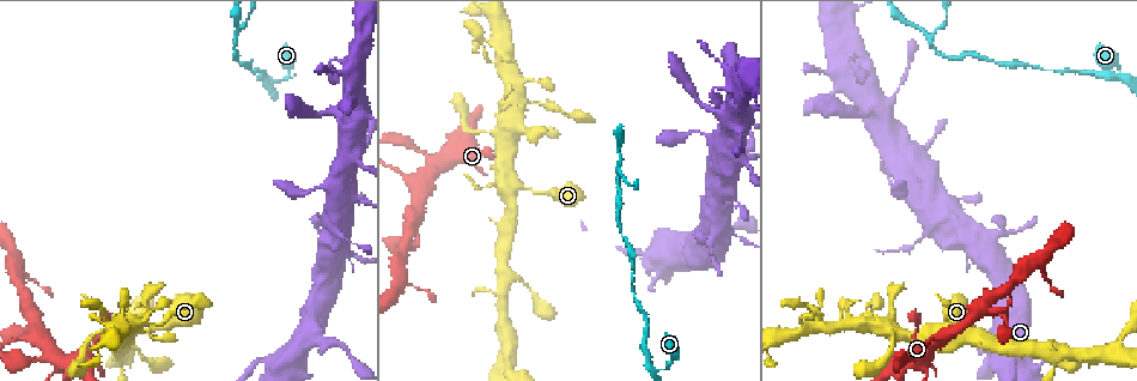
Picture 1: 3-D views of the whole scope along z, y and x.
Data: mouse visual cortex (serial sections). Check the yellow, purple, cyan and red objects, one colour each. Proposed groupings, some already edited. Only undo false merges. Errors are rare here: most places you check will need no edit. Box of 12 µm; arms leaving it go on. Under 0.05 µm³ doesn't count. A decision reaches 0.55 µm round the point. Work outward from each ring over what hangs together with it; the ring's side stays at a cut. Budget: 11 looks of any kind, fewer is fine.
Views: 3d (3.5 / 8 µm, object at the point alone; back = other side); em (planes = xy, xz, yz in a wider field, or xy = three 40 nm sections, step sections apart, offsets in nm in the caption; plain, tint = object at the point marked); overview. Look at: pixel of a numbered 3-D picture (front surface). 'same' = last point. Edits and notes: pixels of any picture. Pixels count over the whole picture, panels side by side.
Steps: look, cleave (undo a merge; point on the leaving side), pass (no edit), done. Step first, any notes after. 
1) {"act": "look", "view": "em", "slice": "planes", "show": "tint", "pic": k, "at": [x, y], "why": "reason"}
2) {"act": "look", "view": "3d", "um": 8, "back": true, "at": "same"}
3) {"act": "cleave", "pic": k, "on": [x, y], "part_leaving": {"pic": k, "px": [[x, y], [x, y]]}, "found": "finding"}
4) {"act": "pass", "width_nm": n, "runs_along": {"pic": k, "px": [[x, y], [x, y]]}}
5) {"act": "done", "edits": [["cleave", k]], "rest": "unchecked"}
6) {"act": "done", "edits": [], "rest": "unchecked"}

{"act": "look", "view": "3d", "um": 8, "pic": 1, "at": [510, 189]}

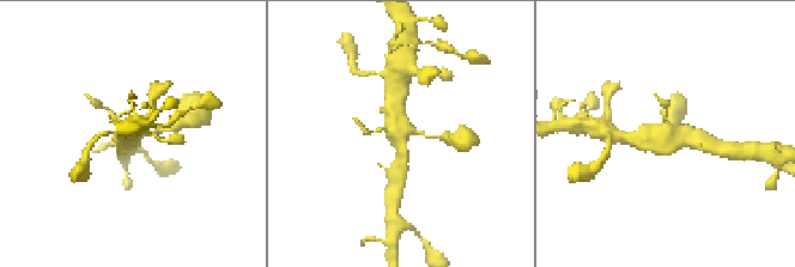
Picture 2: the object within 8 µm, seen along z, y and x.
{"act": "look", "view": "3d", "um": 3.5, "back": true, "pic": 2, "at": [401, 131]}

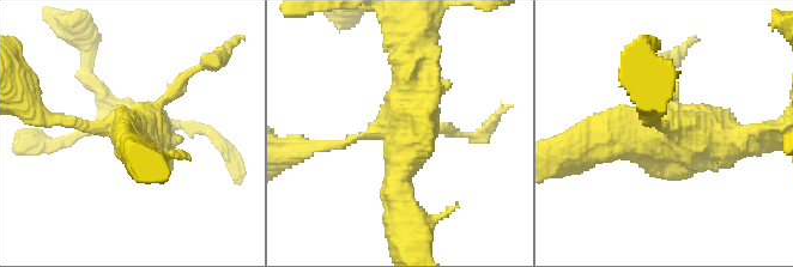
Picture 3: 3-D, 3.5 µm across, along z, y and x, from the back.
{"act": "pass", "runs_along": {"pic": 3, "px": [[327, 145], [404, 135], [400, 206]]}, "found": "one cell here"}

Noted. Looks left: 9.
{"act": "look", "view": "3d", "um": 3.5, "pic": 1, "at": [502, 274], "why": "small branch off a trunk"}

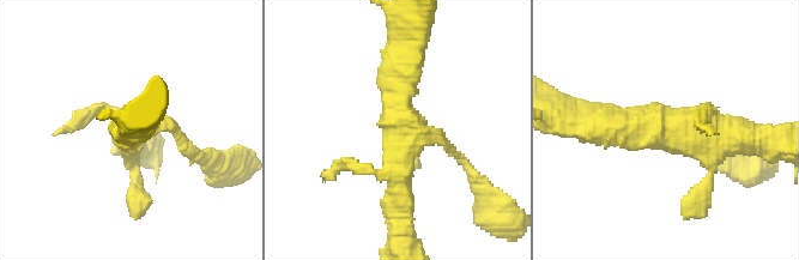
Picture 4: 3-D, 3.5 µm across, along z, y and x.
{"act": "look", "view": "em", "slice": "xy", "step": 2, "show": "tint", "pic": 4, "at": [663, 127], "why": "shape alone is not enough"}

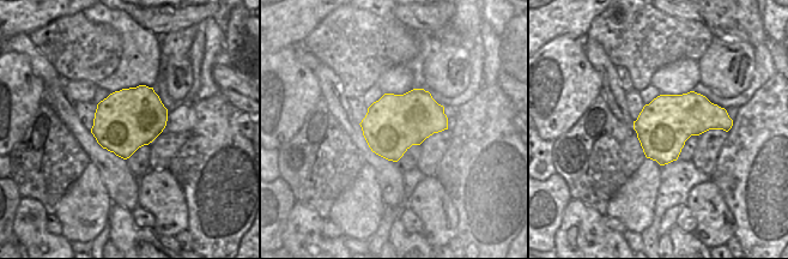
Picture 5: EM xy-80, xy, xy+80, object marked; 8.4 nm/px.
{"act": "pass", "width_nm": 480, "runs_along": {"pic": 4, "px": [[583, 127], [709, 127], [746, 134]]}, "found": "one cell here"}

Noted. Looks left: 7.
{"act": "look", "view": "3d", "um": 3.5, "pic": 1, "at": [1111, 352]}

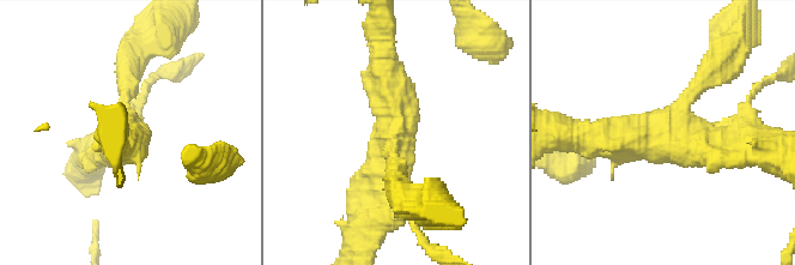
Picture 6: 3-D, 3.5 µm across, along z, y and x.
{"act": "look", "view": "em", "slice": "xy", "step": 2, "show": "tint", "pic": 6, "at": [395, 134], "arms": 3, "arm_widths_nm": [250, 400, 400], "why": "need the tissue"}

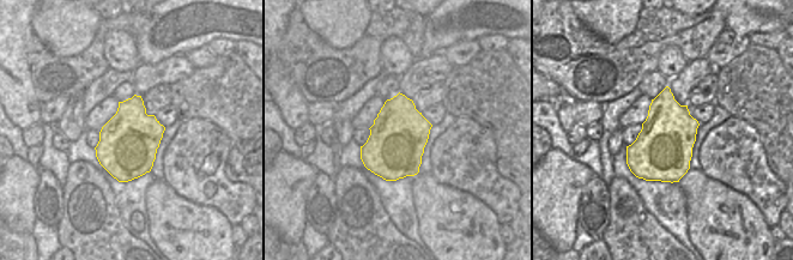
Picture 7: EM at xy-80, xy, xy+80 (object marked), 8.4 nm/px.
{"act": "pass", "runs_along": {"pic": 6, "px": [[588, 134], [662, 138], [714, 67]]}, "found": "continuous, no second cell"}

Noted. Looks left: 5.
{"act": "look", "view": "3d", "um": 3.5, "pic": 1, "at": [413, 223], "why": "abrupt turn"}

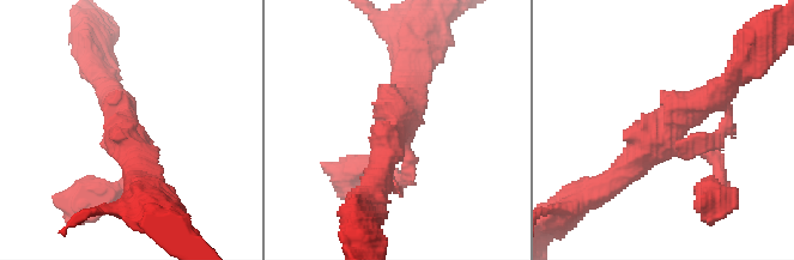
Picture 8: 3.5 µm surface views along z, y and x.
{"act": "look", "view": "em", "slice": "xy", "step": 2, "show": "tint", "pic": 8, "at": [125, 133], "why": "need the tissue"}

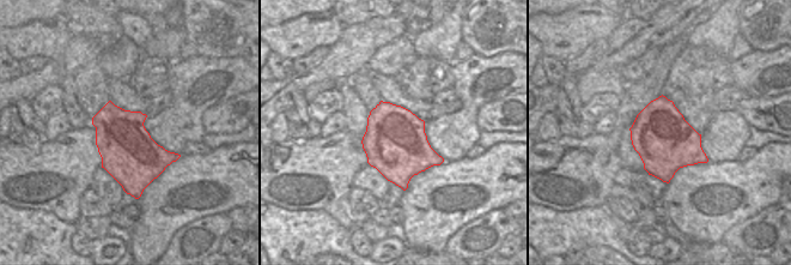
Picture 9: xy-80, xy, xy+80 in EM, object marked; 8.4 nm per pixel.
{"act": "pass", "runs_along": {"pic": 8, "px": [[606, 183], [683, 109], [722, 88]]}, "found": "continuous, no second cell"}

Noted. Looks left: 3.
{"act": "done", "edits": [], "rest": "unchecked"}

